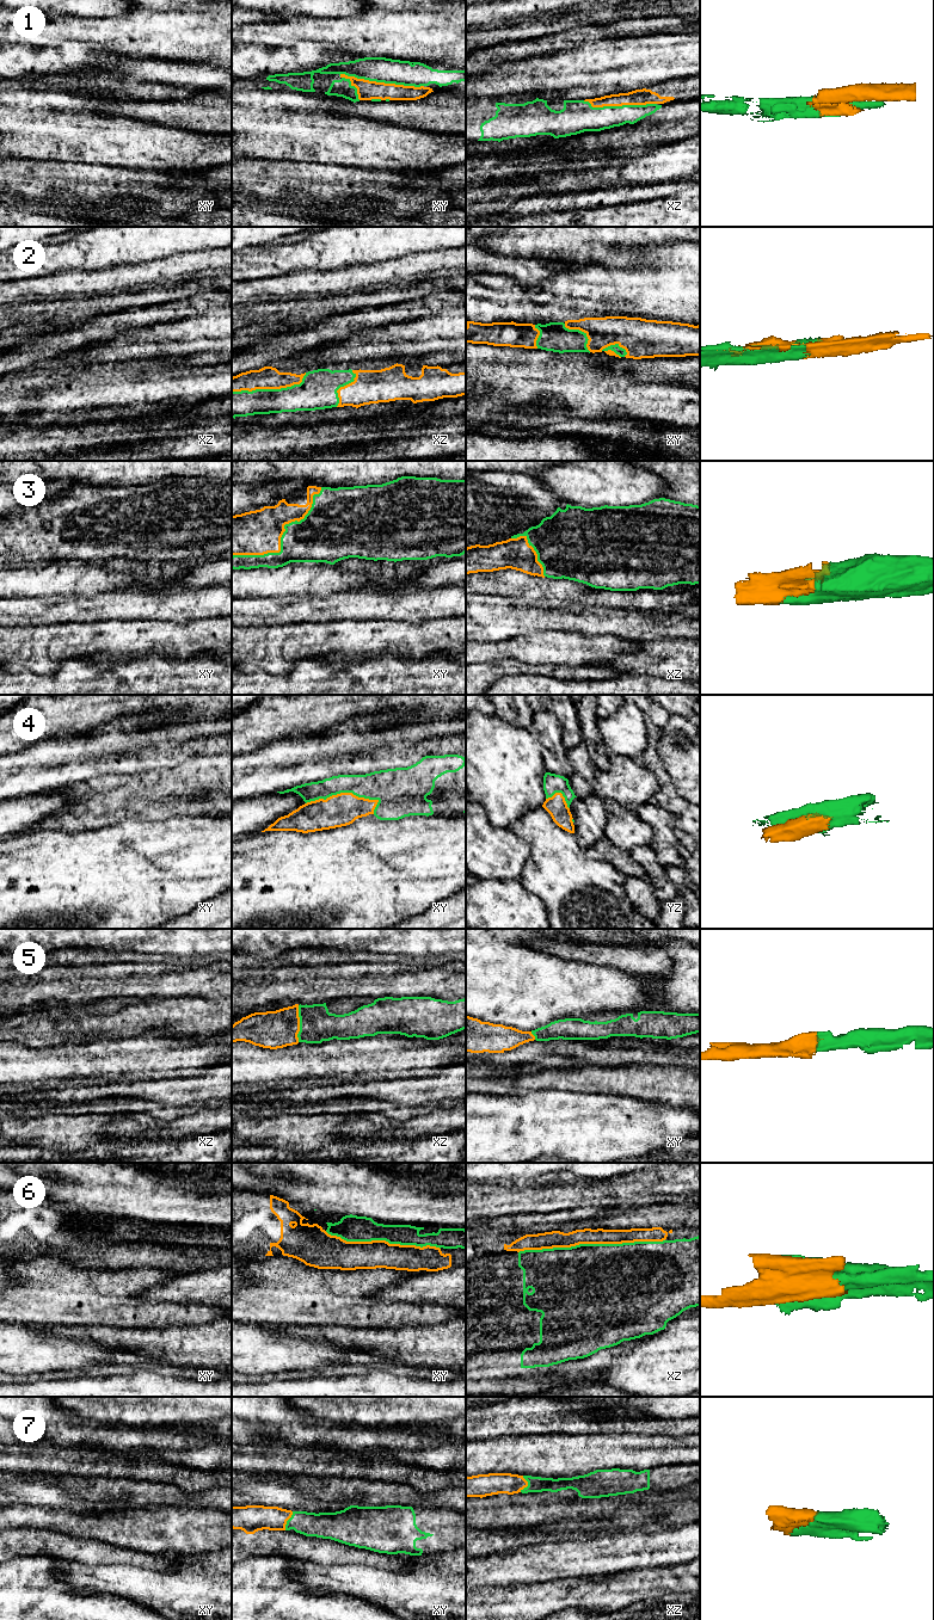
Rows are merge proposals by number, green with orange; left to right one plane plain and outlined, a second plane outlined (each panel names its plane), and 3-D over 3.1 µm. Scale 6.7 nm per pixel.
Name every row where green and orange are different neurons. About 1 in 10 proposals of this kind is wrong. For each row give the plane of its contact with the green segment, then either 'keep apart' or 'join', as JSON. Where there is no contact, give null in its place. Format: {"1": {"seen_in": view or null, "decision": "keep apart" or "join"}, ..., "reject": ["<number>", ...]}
{"1": {"seen_in": "xy", "decision": "join"}, "2": {"seen_in": "xz", "decision": "join"}, "3": {"seen_in": "xy", "decision": "join"}, "4": {"seen_in": "xy", "decision": "join"}, "5": {"seen_in": "xz", "decision": "join"}, "6": {"seen_in": "xz", "decision": "join"}, "7": {"seen_in": "xy", "decision": "join"}, "reject": []}

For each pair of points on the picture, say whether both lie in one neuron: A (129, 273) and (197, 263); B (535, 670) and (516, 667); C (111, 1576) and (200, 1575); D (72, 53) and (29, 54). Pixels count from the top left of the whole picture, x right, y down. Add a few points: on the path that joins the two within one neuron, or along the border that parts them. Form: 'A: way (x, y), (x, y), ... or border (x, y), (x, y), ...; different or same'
A: way (146, 272), (158, 272), (180, 265); same
B: way (530, 669), (521, 669); same
C: way (133, 1582), (178, 1582); same
D: way (61, 56), (40, 56); same

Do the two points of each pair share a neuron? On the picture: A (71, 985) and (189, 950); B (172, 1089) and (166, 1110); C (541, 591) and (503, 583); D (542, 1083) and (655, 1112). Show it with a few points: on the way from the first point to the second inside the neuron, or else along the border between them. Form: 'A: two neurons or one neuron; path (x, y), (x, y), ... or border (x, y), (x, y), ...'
A: two neurons; border (194, 958), (183, 960)
B: two neurons; border (140, 1098), (171, 1104), (195, 1103)
C: one neuron; path (532, 590), (512, 584)
D: two neurons; border (550, 1088), (581, 1092), (602, 1092), (604, 1095)

